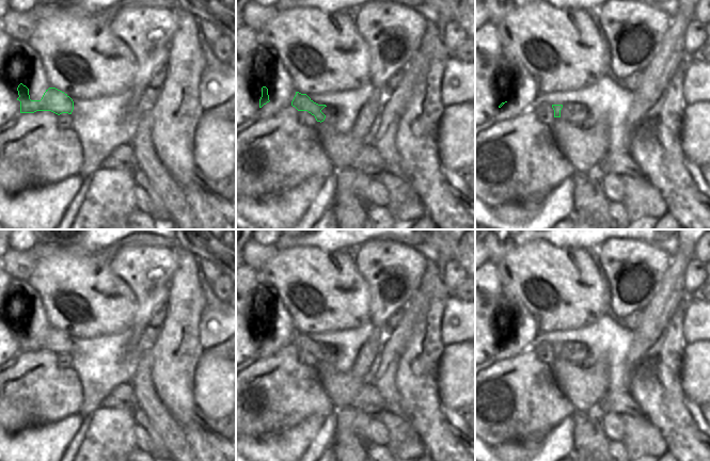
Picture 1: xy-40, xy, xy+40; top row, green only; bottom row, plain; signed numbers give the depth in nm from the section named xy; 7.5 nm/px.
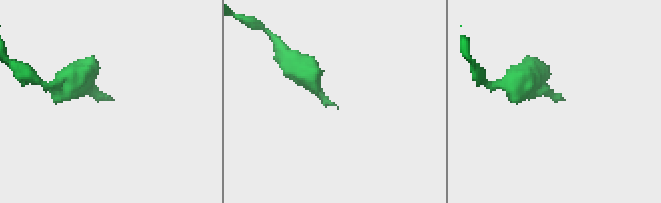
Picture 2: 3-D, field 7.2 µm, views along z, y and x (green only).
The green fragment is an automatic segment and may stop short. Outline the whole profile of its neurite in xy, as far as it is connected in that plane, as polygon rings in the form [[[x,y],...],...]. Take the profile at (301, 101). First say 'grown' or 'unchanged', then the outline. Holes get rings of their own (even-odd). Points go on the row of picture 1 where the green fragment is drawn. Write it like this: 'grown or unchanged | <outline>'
grown | [[[296,92],[296,95],[291,101],[291,106],[298,111],[307,111],[315,116],[317,122],[324,122],[326,116],[333,116],[336,114],[336,110],[333,107],[326,105],[318,105],[314,102],[306,94]]]

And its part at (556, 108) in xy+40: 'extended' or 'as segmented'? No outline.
extended

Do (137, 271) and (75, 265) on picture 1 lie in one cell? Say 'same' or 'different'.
different

